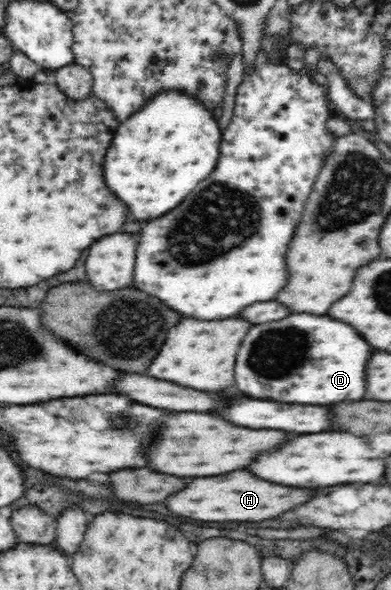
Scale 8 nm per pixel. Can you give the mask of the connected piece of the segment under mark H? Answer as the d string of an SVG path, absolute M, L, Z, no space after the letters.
M243 470L225 476L195 478L187 490L169 498L167 506L177 514L205 522L263 522L279 518L281 512L289 512L289 508L293 508L293 504L301 504L305 496L309 496L307 488L269 484L265 480L257 480L257 476L249 476L249 472Z

